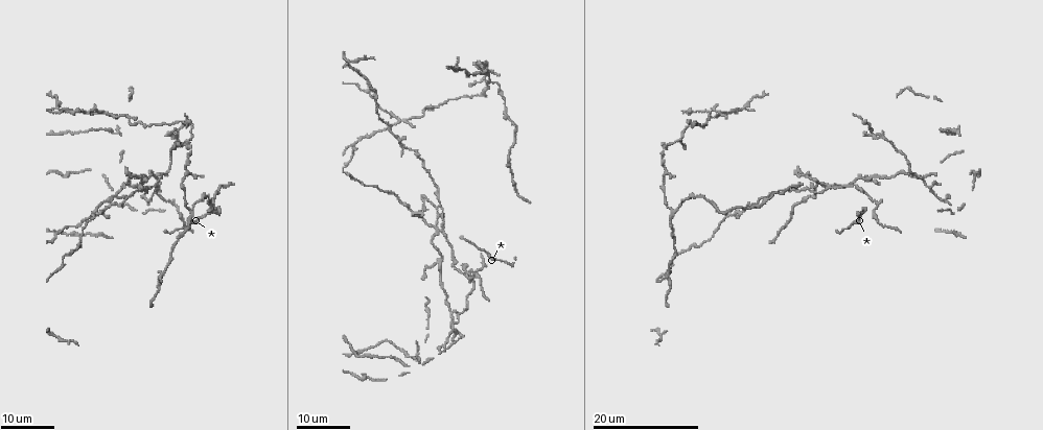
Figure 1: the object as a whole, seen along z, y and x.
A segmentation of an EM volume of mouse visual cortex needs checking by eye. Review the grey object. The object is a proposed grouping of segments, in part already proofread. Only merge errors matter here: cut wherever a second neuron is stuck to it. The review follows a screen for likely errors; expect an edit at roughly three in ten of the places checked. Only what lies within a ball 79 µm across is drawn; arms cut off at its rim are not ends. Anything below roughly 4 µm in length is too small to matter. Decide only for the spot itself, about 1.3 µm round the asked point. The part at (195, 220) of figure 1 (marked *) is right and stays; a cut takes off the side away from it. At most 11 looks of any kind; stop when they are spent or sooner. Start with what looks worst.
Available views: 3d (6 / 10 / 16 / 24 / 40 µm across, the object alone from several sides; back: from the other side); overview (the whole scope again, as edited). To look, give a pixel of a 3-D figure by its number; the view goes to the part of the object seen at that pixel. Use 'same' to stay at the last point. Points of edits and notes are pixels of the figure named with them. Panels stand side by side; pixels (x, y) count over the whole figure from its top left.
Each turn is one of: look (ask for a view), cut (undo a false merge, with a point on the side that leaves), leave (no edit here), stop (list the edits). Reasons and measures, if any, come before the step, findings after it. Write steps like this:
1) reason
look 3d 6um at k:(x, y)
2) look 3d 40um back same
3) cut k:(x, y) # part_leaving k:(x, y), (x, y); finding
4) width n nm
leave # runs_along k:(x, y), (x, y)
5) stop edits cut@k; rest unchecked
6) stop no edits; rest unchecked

arms part here
look 3d 24um at 1:(104, 111)

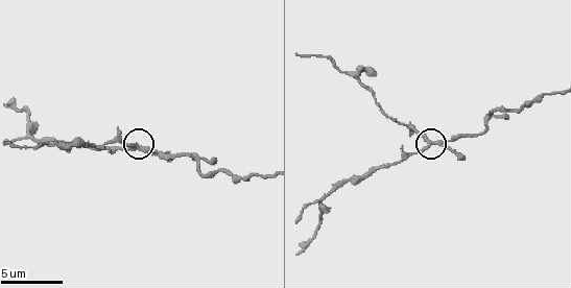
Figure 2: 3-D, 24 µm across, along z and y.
look 3d 6um at 2:(428, 148)

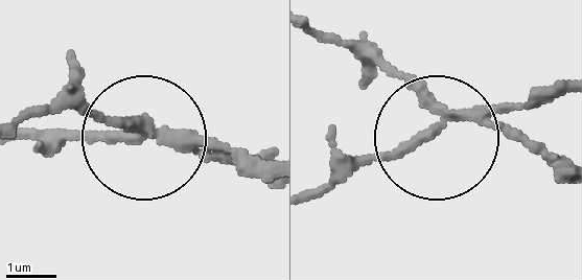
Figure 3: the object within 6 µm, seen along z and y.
cut 3:(532, 149) # part_leaving 3:(456, 116), (310, 32); two neurons meet here

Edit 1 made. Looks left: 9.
four or more arms meet
look 3d 24um at 1:(440, 231)

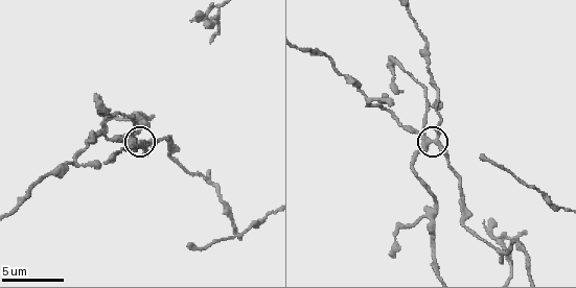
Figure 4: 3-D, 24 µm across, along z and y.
look 3d 6um at 4:(429, 143)

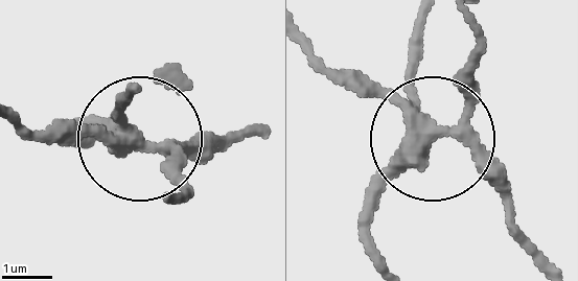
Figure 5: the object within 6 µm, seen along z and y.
width 350 nm
leave # all the same neuron

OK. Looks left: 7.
redraw
look overview

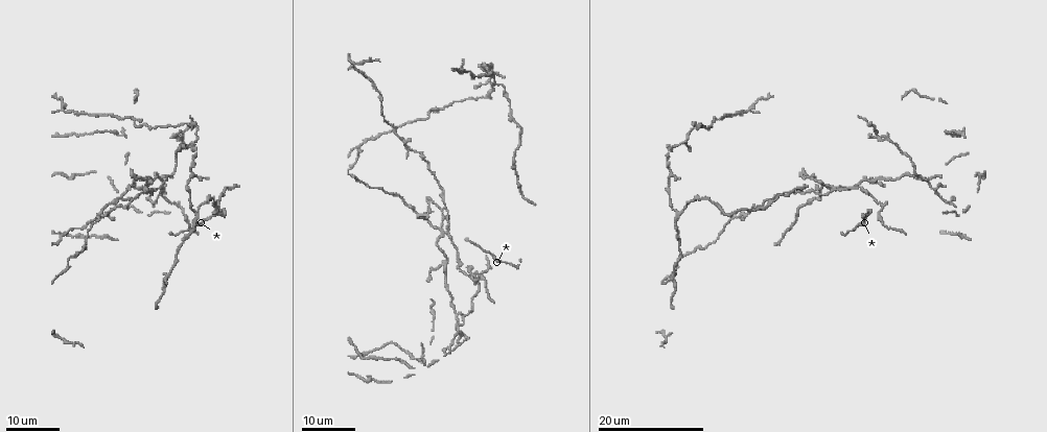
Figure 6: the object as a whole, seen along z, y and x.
a fork
look 3d 24um at 6:(868, 178)

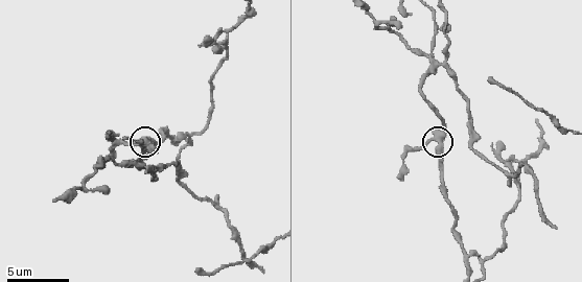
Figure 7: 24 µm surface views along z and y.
look 3d 6um at 7:(435, 137)

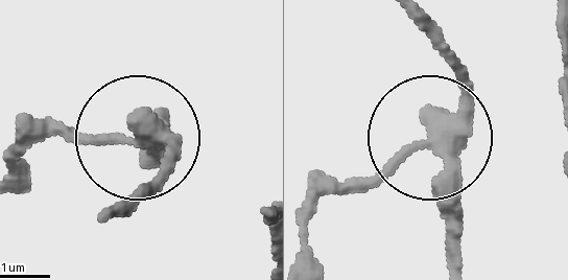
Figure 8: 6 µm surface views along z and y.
arms 3
leave # runs_along 8:(108, 214), (158, 168), (166, 143), (145, 132), (37, 132); all the same neuron

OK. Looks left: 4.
a narrow waist
look 3d 10um at 2:(512, 110)

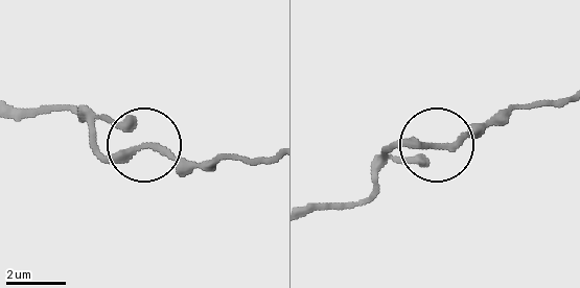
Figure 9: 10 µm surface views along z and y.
look 3d 6um at 9:(437, 148)

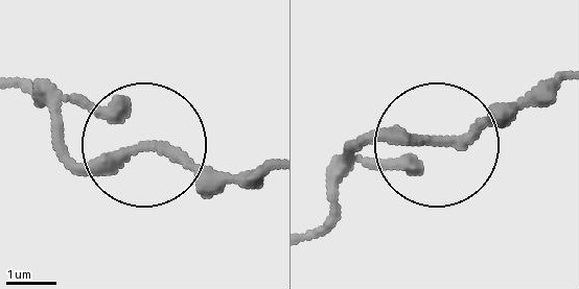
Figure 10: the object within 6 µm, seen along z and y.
width 230 nm
leave # continuous, no second neuron

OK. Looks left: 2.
look 3d 6um at 7:(240, 238)

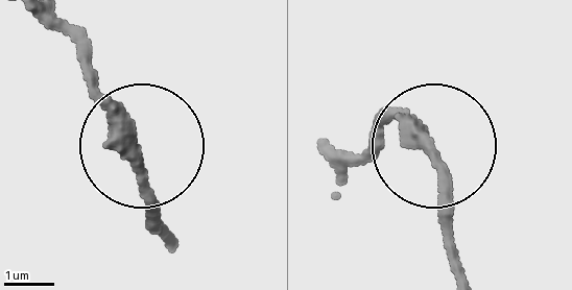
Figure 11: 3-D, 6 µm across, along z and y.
look 3d 6um back at 11:(427, 141)

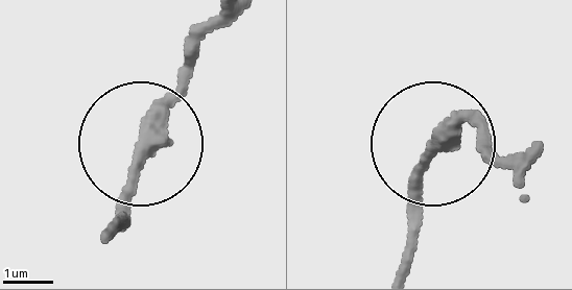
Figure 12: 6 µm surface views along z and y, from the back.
side_arm 6 um
leave # one neuron here

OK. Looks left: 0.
stop edits cut@3; rest unchecked

